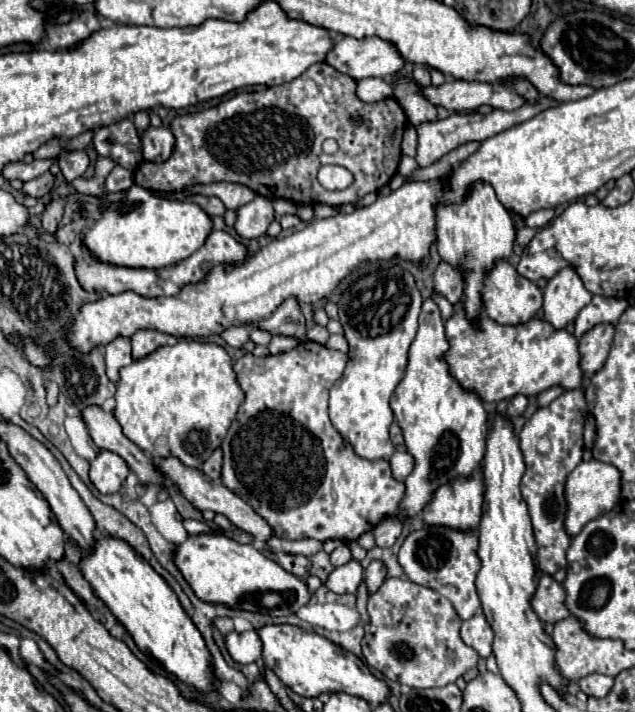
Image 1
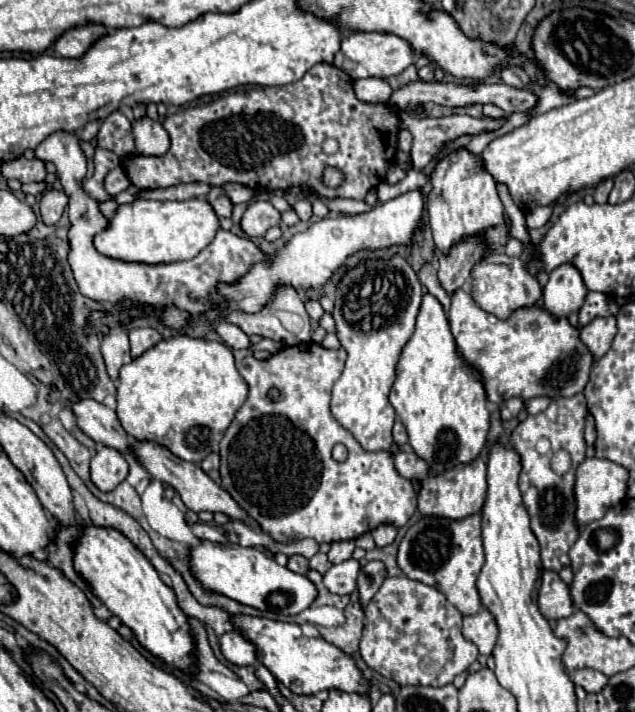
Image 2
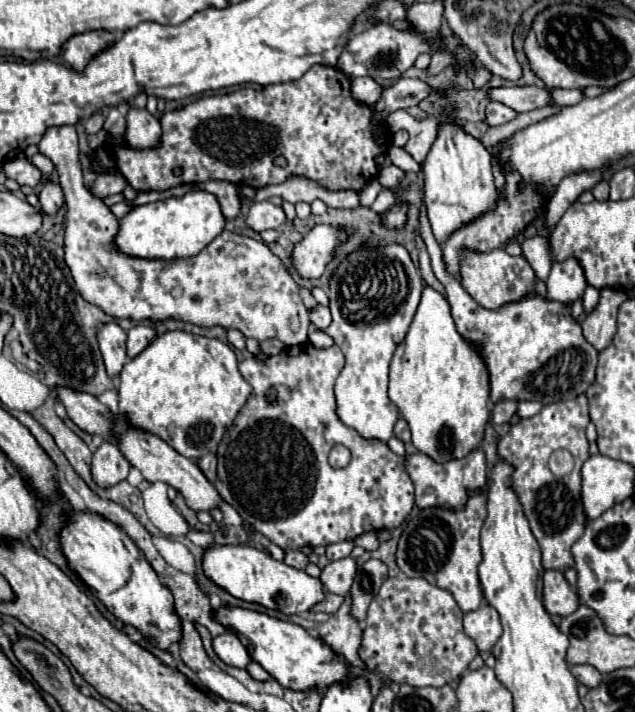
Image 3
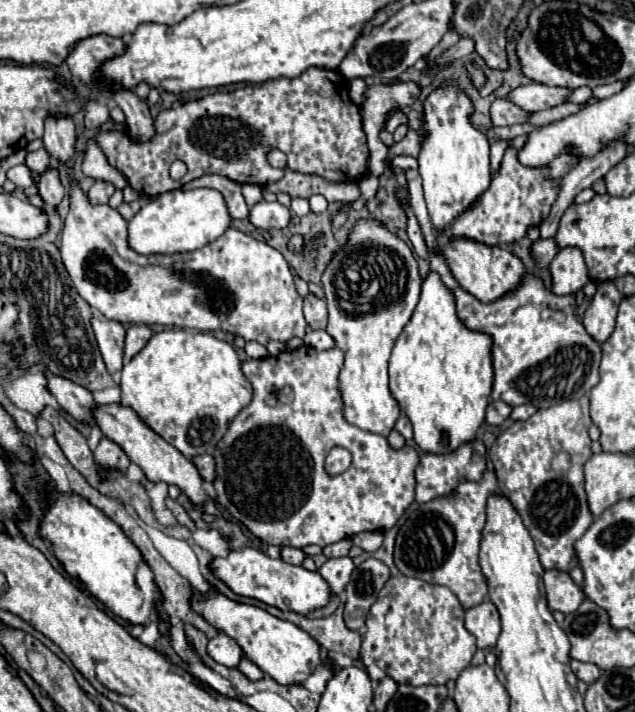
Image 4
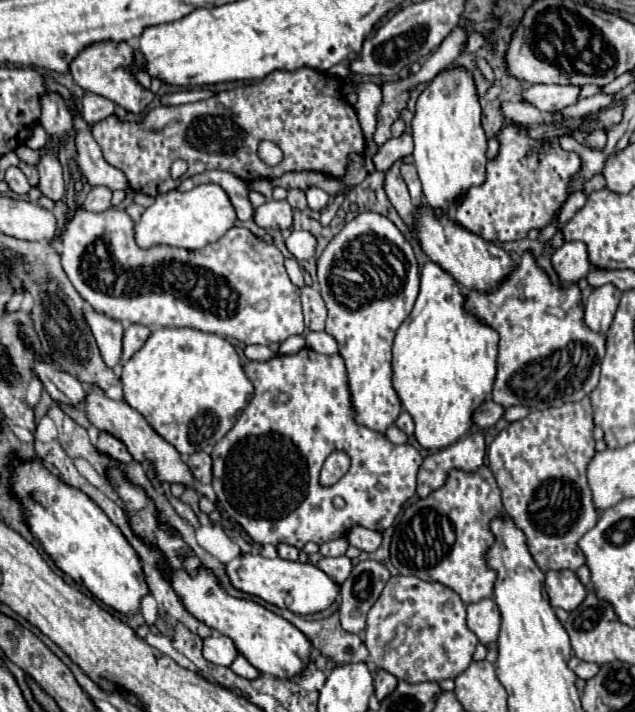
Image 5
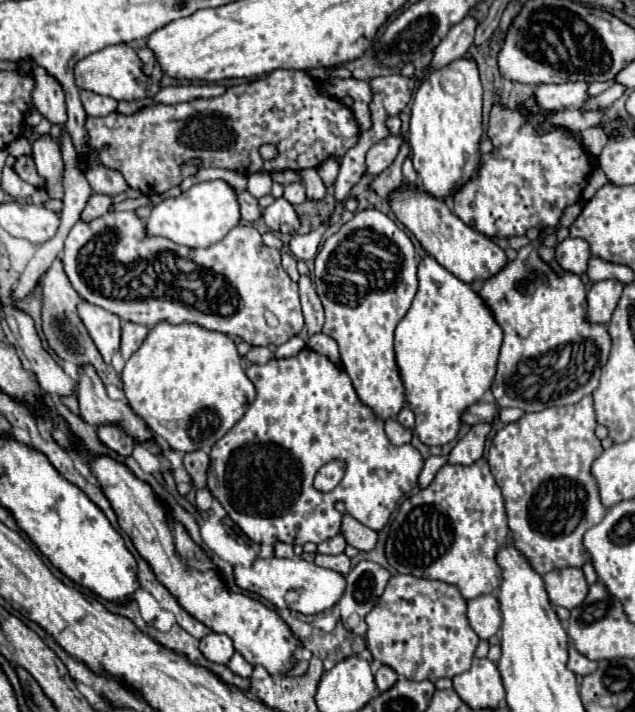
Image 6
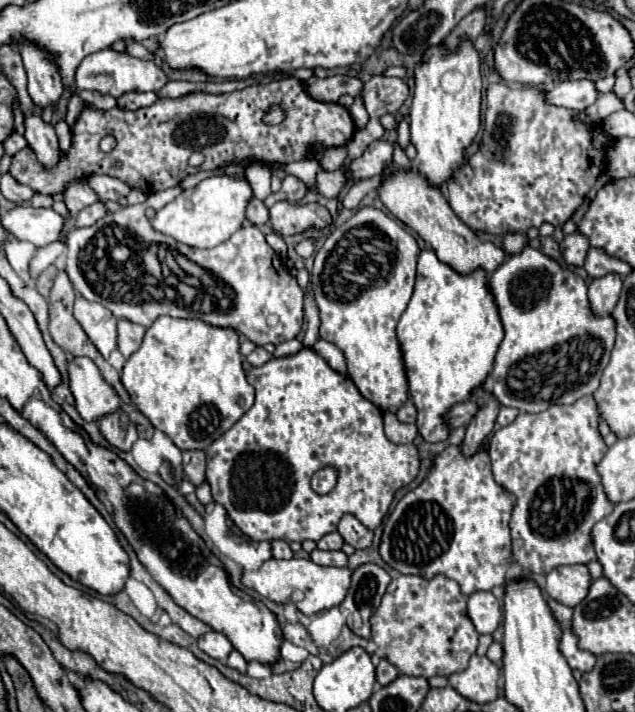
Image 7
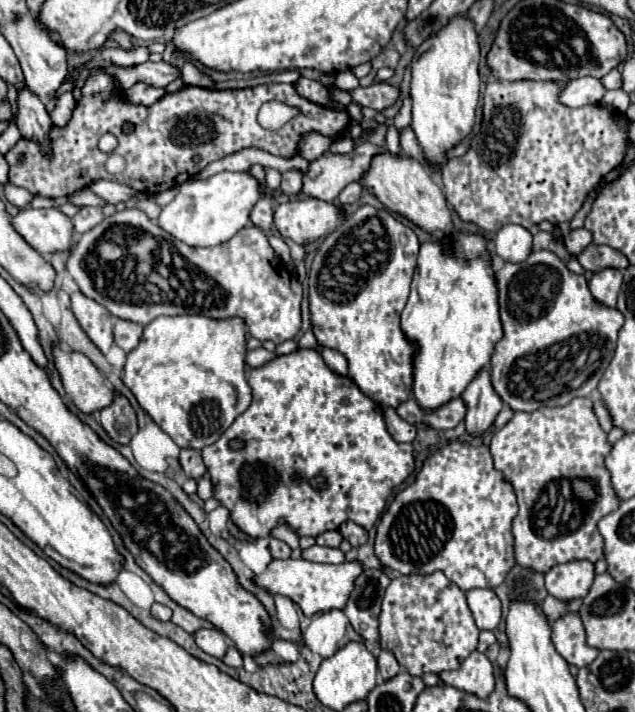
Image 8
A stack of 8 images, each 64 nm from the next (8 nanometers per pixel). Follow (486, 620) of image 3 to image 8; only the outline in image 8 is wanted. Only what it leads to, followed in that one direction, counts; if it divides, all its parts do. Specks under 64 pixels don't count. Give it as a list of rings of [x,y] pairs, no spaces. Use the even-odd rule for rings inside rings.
[[[474,588],[472,592],[466,592],[466,598],[468,598],[468,606],[474,614],[476,626],[480,630],[494,630],[500,624],[502,604],[494,590]]]

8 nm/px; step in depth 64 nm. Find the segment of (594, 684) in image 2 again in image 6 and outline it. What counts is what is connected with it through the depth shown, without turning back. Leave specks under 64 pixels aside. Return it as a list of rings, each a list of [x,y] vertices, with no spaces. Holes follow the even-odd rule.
[[[568,644],[568,668],[574,672],[574,674],[592,674],[596,670],[596,662],[594,660],[588,660],[584,654],[576,652],[576,648],[572,648],[572,644]]]

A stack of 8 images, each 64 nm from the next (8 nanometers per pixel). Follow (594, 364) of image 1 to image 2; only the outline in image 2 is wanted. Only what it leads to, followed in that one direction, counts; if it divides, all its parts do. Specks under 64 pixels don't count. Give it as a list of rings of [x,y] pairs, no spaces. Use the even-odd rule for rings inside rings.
[[[614,316],[594,318],[592,322],[588,322],[582,328],[582,334],[580,334],[582,342],[590,348],[594,358],[600,358],[608,352],[608,348],[612,346],[614,336],[616,336],[616,318]]]

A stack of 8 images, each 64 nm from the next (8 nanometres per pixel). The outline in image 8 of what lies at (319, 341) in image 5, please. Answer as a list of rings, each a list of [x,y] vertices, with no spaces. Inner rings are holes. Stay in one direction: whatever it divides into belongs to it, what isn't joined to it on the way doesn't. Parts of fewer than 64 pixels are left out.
[[[316,348],[316,350],[320,352],[320,356],[324,358],[324,362],[326,362],[336,374],[340,374],[340,376],[346,376],[346,374],[348,374],[348,362],[346,362],[346,358],[344,358],[340,352],[330,350],[330,348]]]

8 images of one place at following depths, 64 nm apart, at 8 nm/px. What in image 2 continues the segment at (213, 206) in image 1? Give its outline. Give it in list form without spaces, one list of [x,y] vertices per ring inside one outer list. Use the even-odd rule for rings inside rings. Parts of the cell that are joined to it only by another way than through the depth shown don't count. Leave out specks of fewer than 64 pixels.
[[[210,186],[210,194],[208,196],[210,196],[208,200],[212,202],[212,206],[214,206],[214,210],[216,210],[218,216],[224,216],[224,218],[232,216],[234,204],[230,202],[230,198],[226,196],[226,192],[224,192],[222,186]]]

